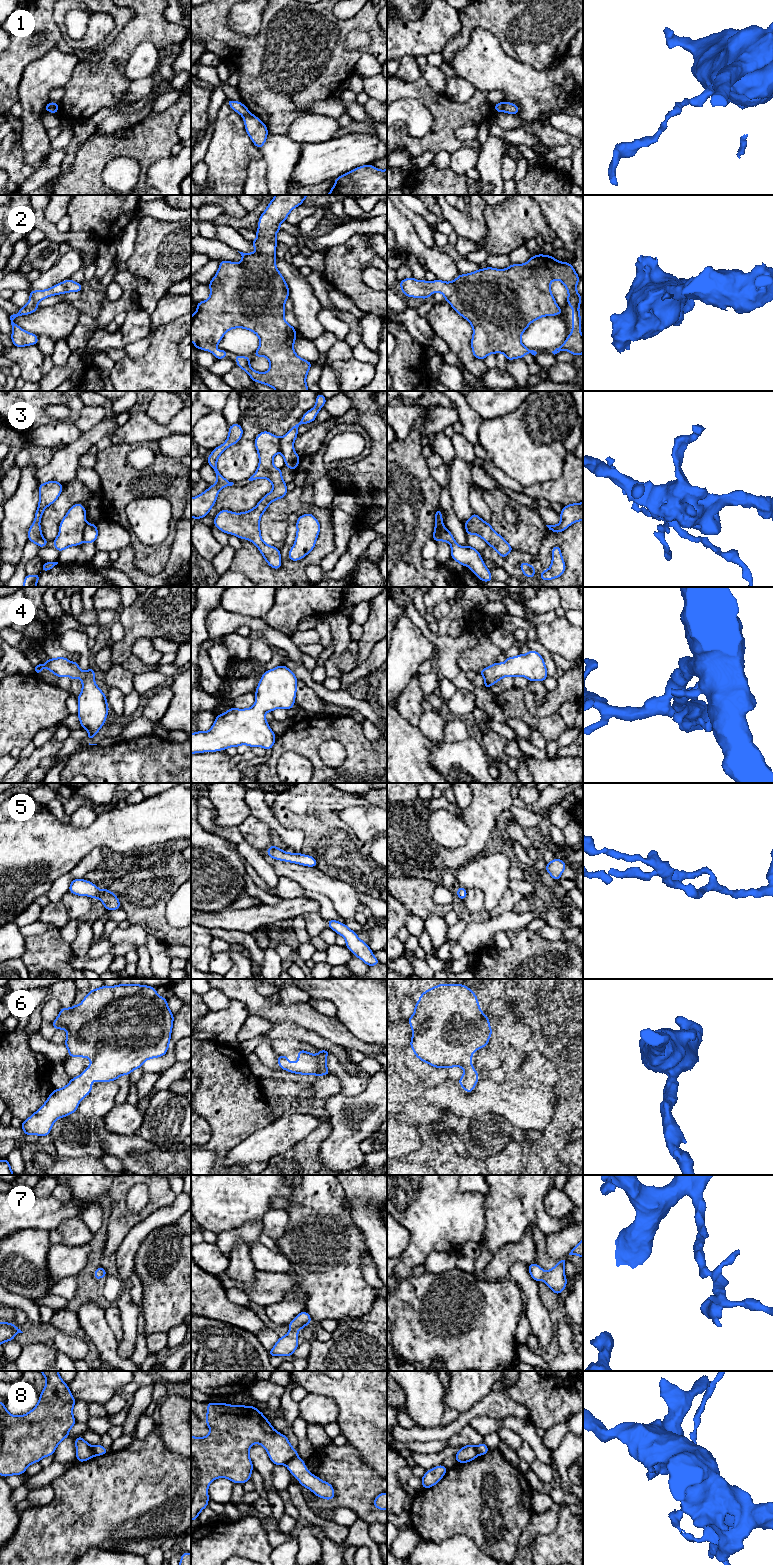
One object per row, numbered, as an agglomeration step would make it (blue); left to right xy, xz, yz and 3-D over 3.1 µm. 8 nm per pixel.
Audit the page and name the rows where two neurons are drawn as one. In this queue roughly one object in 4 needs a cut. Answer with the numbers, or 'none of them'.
1, 3, 8

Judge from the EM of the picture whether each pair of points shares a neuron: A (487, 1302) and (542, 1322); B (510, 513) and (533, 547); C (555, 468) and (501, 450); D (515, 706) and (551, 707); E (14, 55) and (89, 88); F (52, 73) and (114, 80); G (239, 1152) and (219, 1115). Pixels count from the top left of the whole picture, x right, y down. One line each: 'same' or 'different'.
A: different
B: different
C: same
D: different
E: different
F: different
G: different

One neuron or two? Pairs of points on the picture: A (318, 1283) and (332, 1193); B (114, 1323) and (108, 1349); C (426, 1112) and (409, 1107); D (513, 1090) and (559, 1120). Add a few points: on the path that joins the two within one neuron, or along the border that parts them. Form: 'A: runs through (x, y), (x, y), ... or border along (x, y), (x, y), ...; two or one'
A: runs through (322, 1261), (322, 1215); one
B: border along (104, 1309), (104, 1318), (118, 1341); two
C: runs through (422, 1112), (413, 1110); one
D: border along (553, 1118), (541, 1131); two

